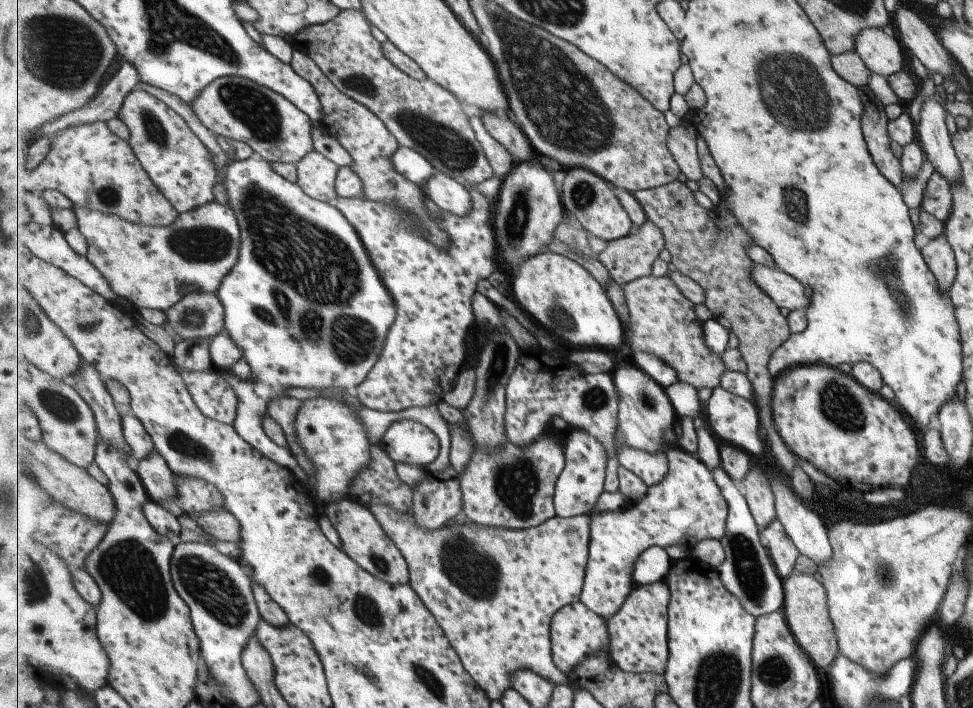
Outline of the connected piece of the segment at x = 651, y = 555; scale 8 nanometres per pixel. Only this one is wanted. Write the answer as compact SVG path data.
M655 545L643 552L635 564L634 580L637 585L665 581L671 567L671 558L667 554L667 550Z

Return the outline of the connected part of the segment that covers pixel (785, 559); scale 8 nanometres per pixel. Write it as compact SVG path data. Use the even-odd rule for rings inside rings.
M776 518L773 523L761 528L761 535L766 539L765 544L769 548L770 556L779 576L787 578L794 570L793 563L799 556L799 552L785 534L779 519Z

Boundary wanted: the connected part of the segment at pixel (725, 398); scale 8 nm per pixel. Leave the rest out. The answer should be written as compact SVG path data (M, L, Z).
M715 387L707 401L707 415L709 426L717 437L726 443L739 447L747 452L752 458L763 452L763 441L761 440L761 420L755 403L748 398L729 392L723 387Z

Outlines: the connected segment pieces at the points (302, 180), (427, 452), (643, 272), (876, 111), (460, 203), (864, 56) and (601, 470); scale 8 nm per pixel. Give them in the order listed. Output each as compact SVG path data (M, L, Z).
M313 151L304 156L297 165L298 183L311 198L324 203L331 202L333 198L339 198L336 180L340 167L333 160Z
M402 419L392 422L381 438L382 447L397 463L421 467L437 460L441 444L437 434L421 422Z
M647 221L637 234L609 242L599 258L614 280L623 287L653 274L653 264L663 248L666 248L663 229L655 222Z
M868 84L858 88L863 112L860 116L860 129L867 152L878 171L900 192L902 170L900 160L890 149L893 146L886 131L885 113L882 104L869 90Z
M437 171L423 190L441 211L465 216L472 209L470 190L447 173Z
M861 29L854 40L854 52L871 74L886 77L903 66L901 46L895 40L881 29Z
M572 430L566 434L566 467L556 484L554 505L556 514L565 518L589 515L598 506L599 497L606 491L606 446L591 433Z

